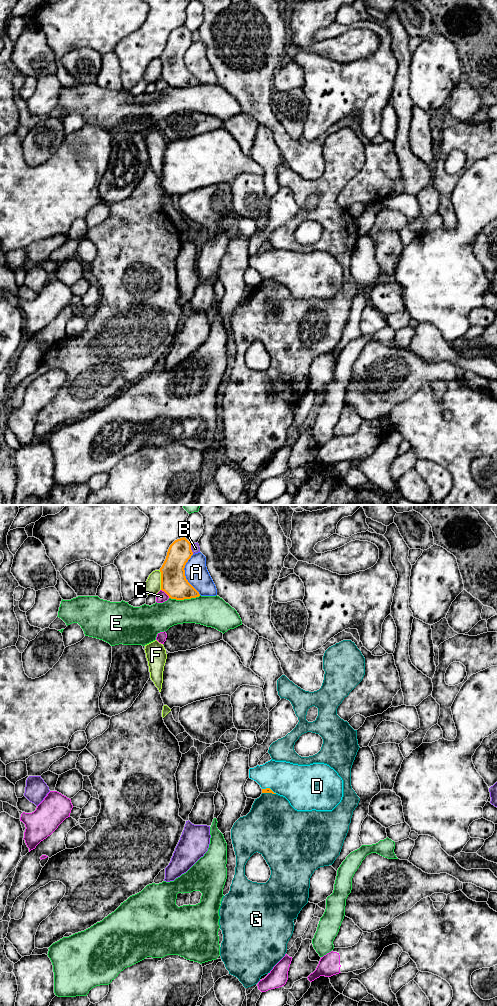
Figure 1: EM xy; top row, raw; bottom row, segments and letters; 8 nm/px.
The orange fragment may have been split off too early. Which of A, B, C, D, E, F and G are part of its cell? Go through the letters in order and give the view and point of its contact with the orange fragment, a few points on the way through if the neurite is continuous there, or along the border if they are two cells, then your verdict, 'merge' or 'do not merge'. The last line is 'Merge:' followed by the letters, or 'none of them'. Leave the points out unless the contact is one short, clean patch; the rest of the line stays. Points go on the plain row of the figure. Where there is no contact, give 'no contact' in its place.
A: xy (184, 62) | do not merge
B: xy (190, 37) | do not merge
C: xy (165, 80) | do not merge
D: xy (269, 276) | across xy (267, 278), (269, 276), (273, 272), (299, 272) | merge
E: xy (184, 86) | do not merge
F: xy (161, 68) | do not merge
G: xy (269, 280) | do not merge
Merge: D

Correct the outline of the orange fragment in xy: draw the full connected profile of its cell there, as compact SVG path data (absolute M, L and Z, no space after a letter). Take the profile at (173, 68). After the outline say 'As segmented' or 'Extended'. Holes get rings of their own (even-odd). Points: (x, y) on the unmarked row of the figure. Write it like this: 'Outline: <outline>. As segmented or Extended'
Outline: M185 25L175 28L170 33L166 47L160 56L161 78L169 86L184 88L200 84L185 64L184 56L192 43L191 31Z. As segmented

